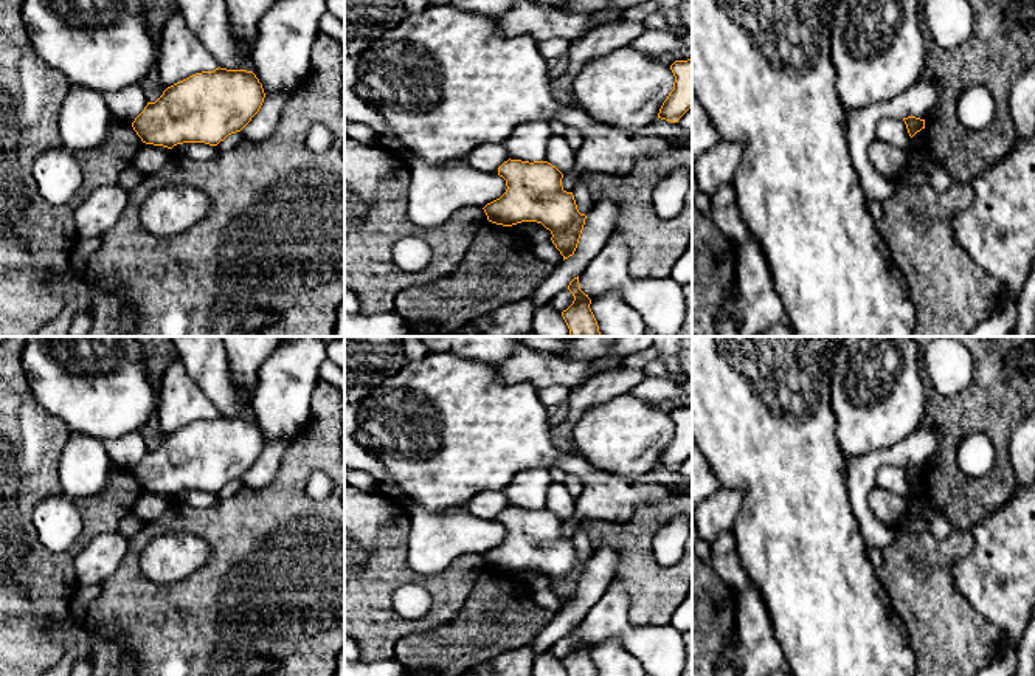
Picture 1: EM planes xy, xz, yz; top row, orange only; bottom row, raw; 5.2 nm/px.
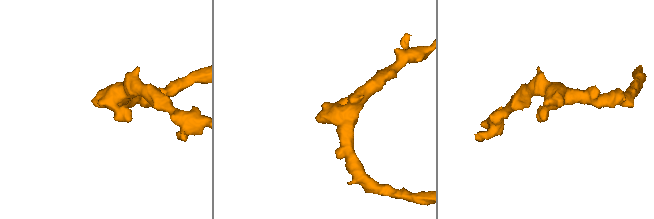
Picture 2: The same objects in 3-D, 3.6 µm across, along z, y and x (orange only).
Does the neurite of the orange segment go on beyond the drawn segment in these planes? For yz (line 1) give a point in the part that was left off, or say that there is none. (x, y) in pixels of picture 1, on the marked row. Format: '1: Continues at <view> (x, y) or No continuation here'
1: No continuation here

